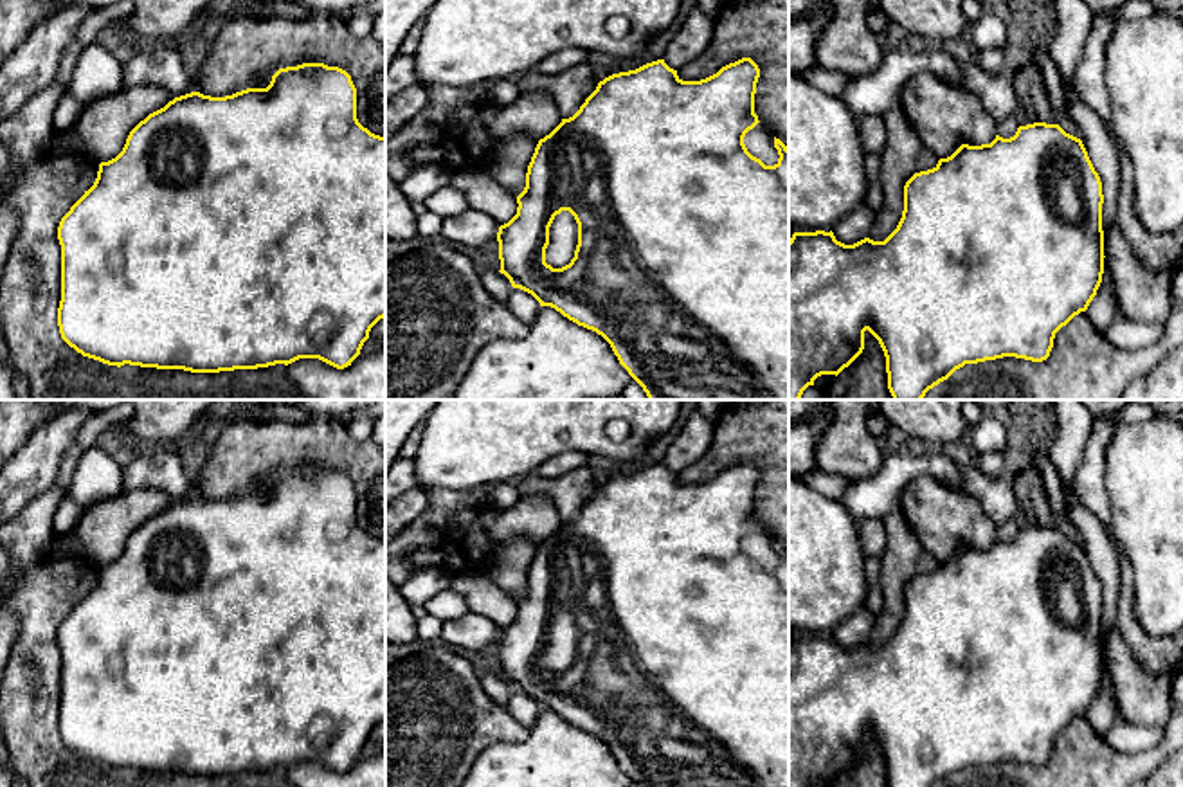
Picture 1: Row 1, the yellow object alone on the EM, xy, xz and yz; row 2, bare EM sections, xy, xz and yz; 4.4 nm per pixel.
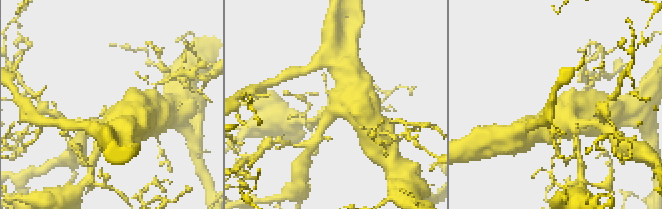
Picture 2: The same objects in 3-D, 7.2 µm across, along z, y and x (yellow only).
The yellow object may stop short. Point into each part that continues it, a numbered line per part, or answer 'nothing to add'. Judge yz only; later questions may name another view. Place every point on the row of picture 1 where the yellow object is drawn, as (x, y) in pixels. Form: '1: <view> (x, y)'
nothing to add

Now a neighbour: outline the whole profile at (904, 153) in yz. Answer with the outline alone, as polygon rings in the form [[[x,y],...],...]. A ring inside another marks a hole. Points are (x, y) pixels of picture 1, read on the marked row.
[[[902,106],[880,117],[886,126],[886,144],[880,153],[880,189],[884,204],[875,216],[870,240],[884,241],[899,225],[904,211],[904,185],[920,171],[936,167],[938,157],[913,131]]]

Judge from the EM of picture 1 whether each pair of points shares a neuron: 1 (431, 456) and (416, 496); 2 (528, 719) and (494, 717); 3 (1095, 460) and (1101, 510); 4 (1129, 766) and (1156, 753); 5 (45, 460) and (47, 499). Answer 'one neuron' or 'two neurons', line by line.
1: two neurons
2: two neurons
3: one neuron
4: one neuron
5: two neurons

